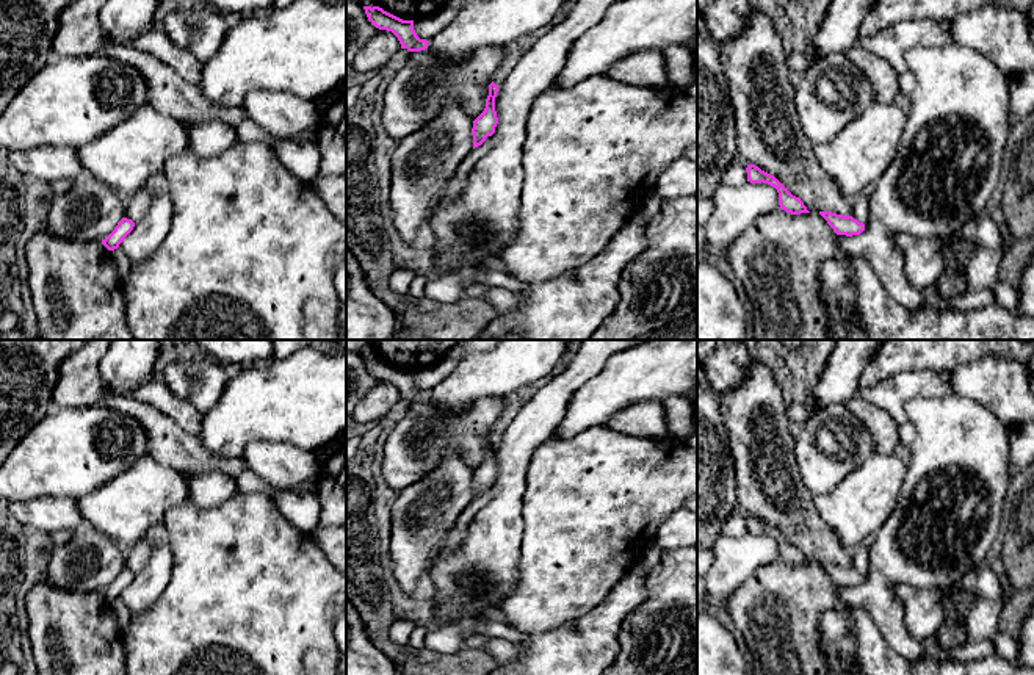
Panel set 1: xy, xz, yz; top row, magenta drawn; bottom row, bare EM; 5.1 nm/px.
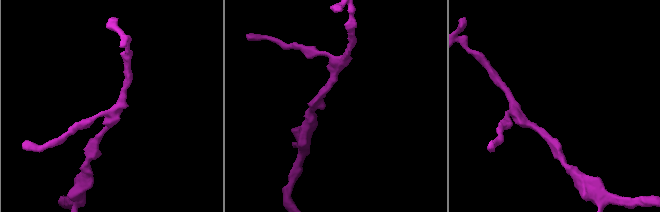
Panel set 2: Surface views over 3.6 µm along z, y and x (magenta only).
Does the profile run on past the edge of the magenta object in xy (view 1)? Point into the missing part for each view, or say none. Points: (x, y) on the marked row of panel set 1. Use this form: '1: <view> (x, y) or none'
1: none

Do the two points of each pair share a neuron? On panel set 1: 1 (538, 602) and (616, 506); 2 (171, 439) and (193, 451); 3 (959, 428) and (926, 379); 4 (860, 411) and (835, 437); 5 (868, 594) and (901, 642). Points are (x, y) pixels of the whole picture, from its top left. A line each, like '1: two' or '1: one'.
1: one
2: one
3: two
4: two
5: one

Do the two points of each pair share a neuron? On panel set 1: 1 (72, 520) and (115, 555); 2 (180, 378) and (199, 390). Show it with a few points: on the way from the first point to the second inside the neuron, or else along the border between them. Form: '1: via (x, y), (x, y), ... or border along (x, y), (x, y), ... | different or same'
1: border along (83, 522), (74, 531) | different
2: via (185, 378), (195, 386) | same

